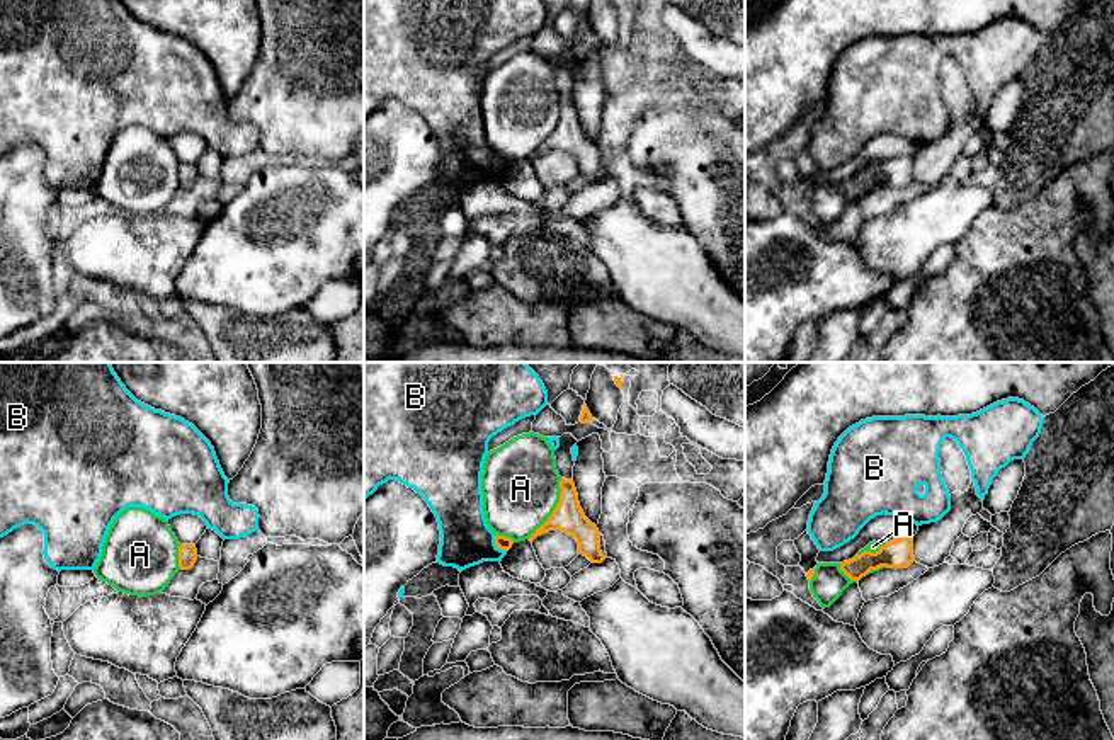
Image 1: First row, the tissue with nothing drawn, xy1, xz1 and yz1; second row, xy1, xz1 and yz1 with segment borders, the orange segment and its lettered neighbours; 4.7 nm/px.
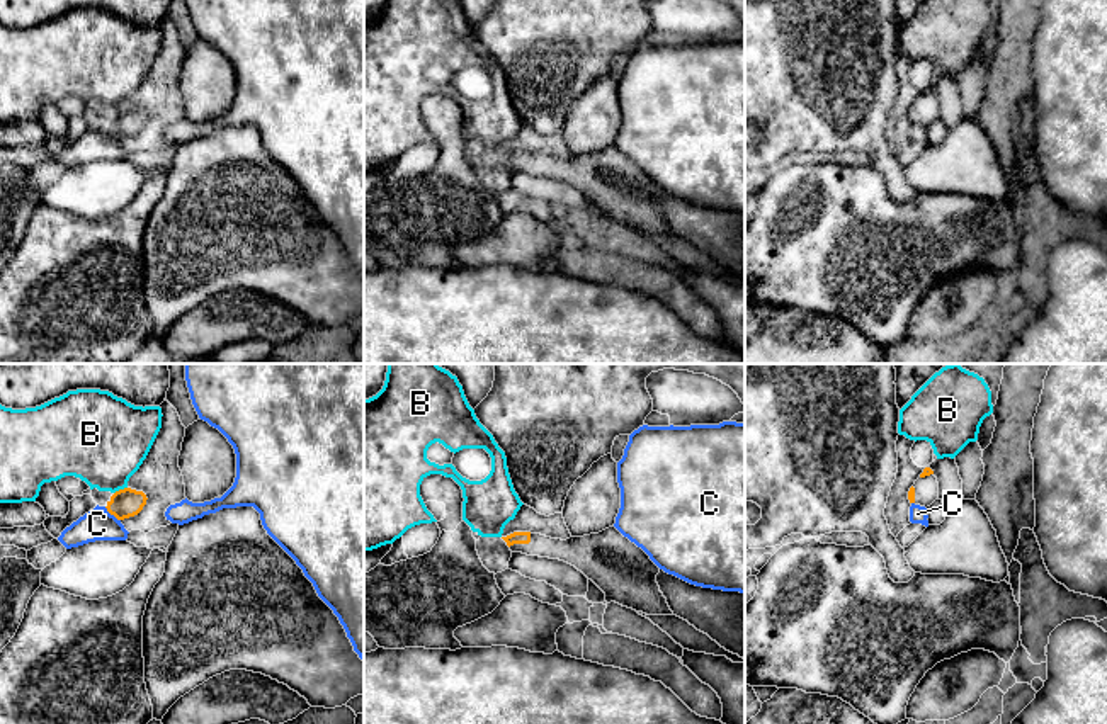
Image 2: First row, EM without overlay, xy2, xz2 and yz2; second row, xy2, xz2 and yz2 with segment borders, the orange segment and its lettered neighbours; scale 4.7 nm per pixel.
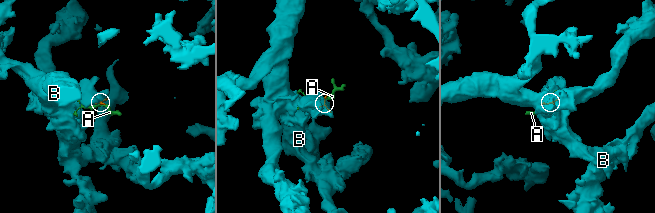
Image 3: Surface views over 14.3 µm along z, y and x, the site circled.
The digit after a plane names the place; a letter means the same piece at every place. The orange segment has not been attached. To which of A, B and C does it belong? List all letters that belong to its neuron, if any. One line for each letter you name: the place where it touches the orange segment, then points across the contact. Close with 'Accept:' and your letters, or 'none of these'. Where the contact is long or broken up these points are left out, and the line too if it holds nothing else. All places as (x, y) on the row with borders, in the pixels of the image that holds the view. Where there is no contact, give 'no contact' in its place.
Accept: none of these

